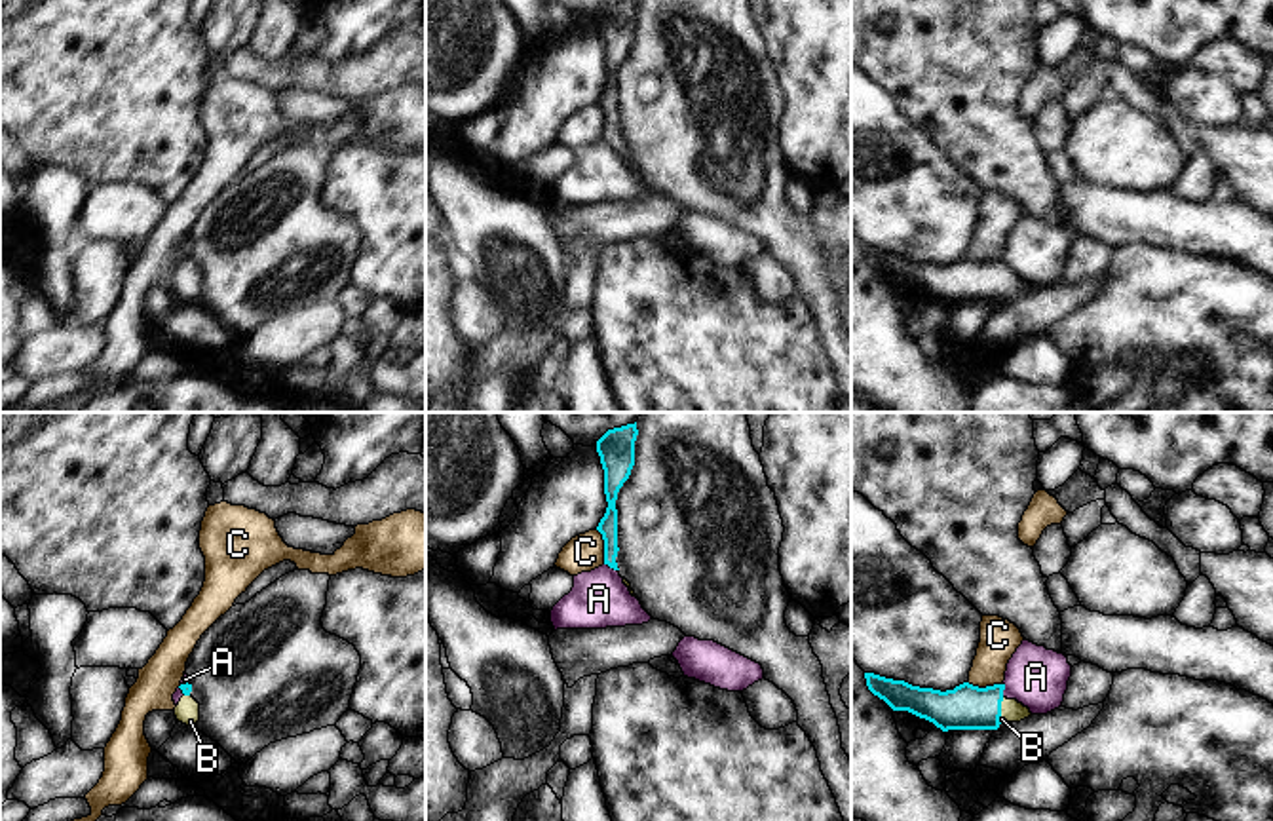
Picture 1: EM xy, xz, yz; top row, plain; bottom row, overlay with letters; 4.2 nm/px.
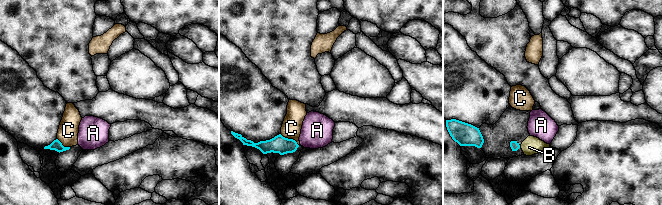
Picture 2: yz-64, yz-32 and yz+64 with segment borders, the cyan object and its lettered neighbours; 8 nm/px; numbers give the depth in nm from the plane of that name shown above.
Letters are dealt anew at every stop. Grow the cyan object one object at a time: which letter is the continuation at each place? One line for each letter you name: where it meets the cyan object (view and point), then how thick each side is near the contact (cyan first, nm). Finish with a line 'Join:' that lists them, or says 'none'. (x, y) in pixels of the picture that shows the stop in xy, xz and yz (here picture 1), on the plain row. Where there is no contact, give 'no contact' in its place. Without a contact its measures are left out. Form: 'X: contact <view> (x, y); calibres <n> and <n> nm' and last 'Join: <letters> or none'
B: contact yz (1000, 286); calibres 190 and 100 nm
Join: B

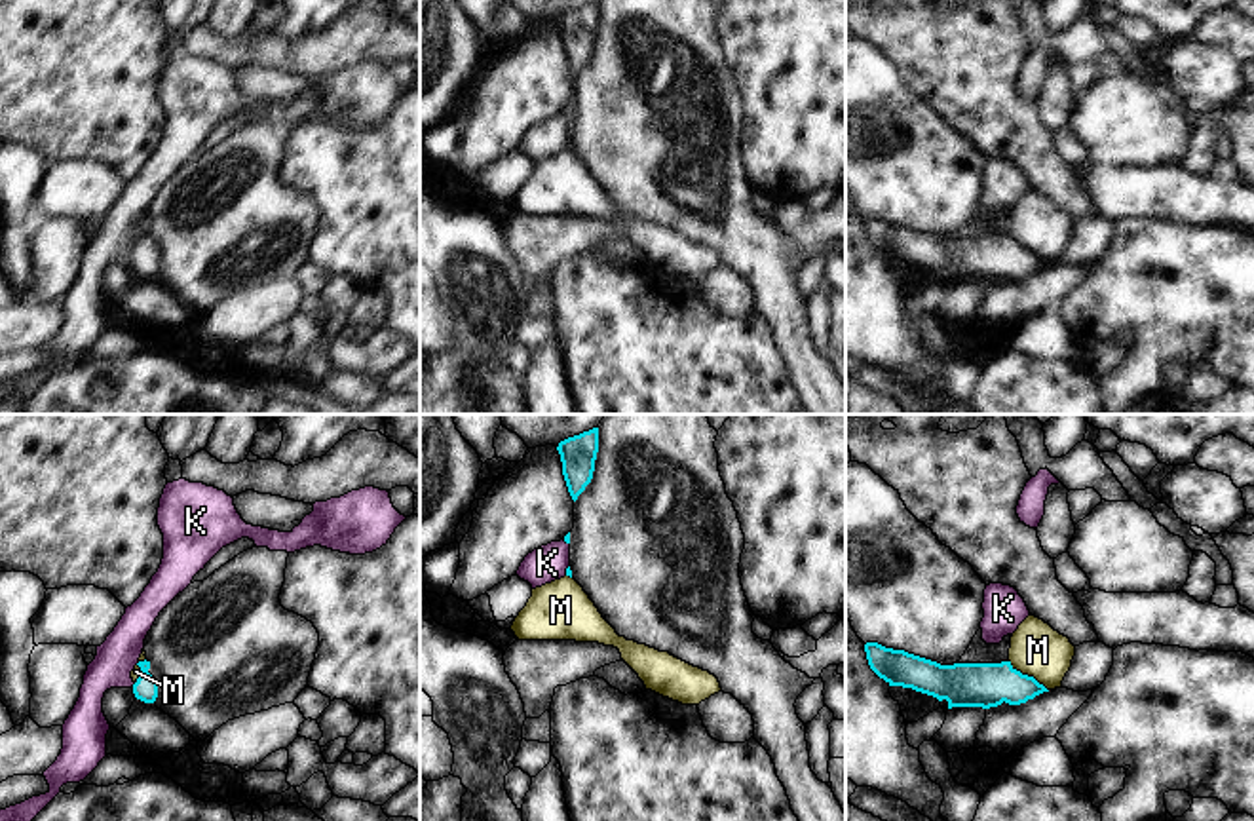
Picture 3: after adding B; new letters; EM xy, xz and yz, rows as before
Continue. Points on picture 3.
Join: none

